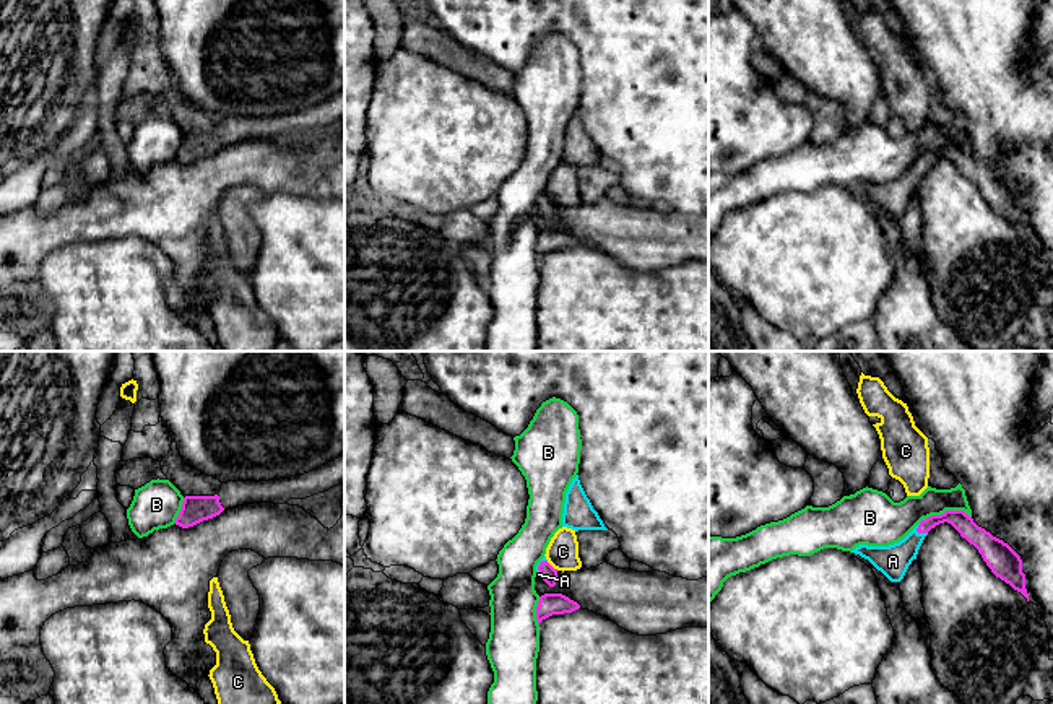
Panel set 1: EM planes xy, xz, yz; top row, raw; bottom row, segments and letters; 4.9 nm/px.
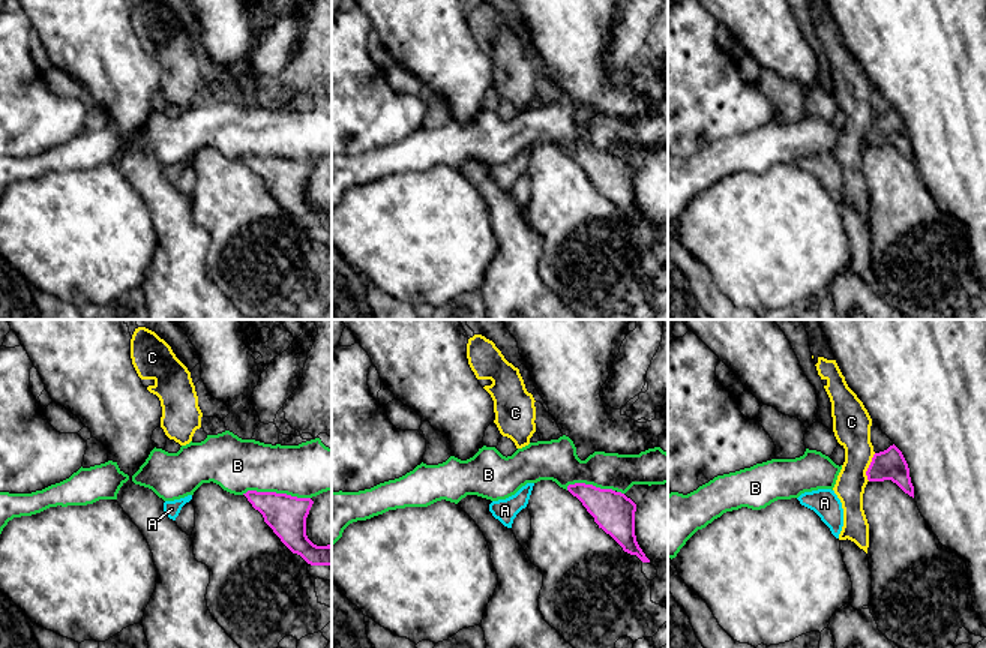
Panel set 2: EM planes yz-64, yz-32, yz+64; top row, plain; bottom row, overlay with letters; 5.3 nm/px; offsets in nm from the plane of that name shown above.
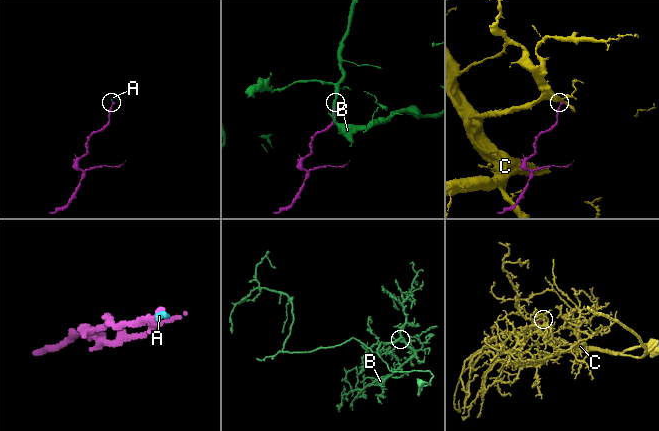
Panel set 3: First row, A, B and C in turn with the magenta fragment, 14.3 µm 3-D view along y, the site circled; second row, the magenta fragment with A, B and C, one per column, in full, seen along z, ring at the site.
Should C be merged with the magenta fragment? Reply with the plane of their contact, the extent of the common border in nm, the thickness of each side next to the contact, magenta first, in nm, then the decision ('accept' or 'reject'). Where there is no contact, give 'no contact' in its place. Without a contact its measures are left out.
meets magenta in xz; contact 80 nm long; 80 nm thick on the magenta side, 160 nm on the other; reject

